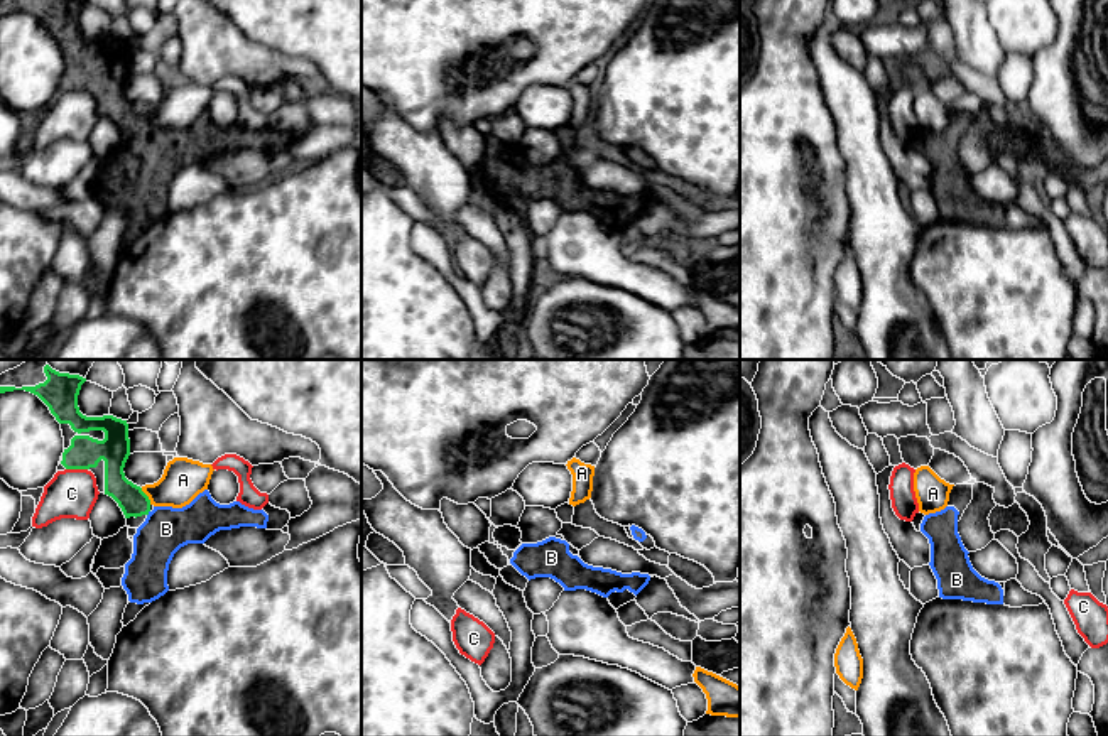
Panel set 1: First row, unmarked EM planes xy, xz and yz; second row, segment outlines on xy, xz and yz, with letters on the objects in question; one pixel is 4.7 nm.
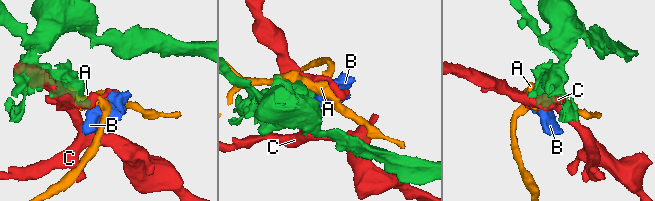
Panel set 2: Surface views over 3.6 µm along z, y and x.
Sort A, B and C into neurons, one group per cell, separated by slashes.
A / B / C

